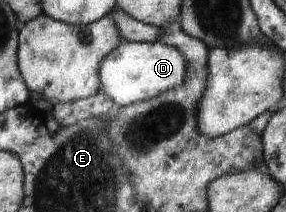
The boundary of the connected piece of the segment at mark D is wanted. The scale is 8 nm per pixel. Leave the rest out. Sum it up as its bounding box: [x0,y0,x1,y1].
[98,40,186,107]

